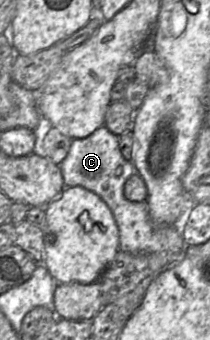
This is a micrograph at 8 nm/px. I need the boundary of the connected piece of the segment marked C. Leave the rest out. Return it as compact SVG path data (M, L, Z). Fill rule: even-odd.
M101 126L97 130L95 130L91 135L89 135L86 138L81 138L81 139L73 139L71 142L70 149L68 151L67 156L65 159L59 164L59 168L61 170L63 180L65 187L74 187L74 186L80 186L83 187L96 195L98 195L109 207L111 210L113 217L116 221L118 230L119 230L119 250L128 252L128 253L145 253L145 254L153 254L153 255L166 255L167 257L167 264L175 265L177 262L180 262L184 257L185 257L185 248L187 247L184 240L183 240L183 220L181 222L176 222L174 224L157 224L154 222L150 216L148 205L146 201L141 201L141 202L132 202L129 201L125 198L124 196L124 184L127 181L127 179L133 175L134 173L137 173L135 170L135 167L133 166L133 163L131 161L127 161L124 159L122 156L120 149L119 149L119 144L118 144L118 136L113 135L105 126Z

